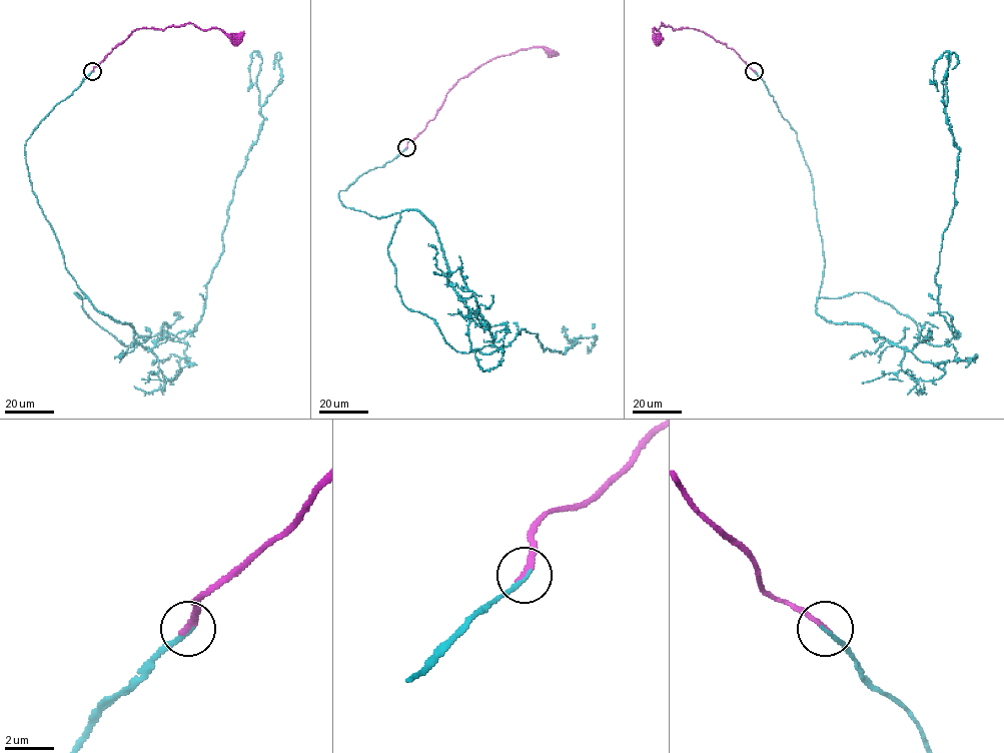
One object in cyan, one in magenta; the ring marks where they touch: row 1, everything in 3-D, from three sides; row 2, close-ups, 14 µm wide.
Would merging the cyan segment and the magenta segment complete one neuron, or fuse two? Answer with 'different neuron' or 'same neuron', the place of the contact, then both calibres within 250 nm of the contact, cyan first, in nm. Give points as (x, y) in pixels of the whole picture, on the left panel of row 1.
same neuron; place (92, 71); calibres 150 and 240 nm

